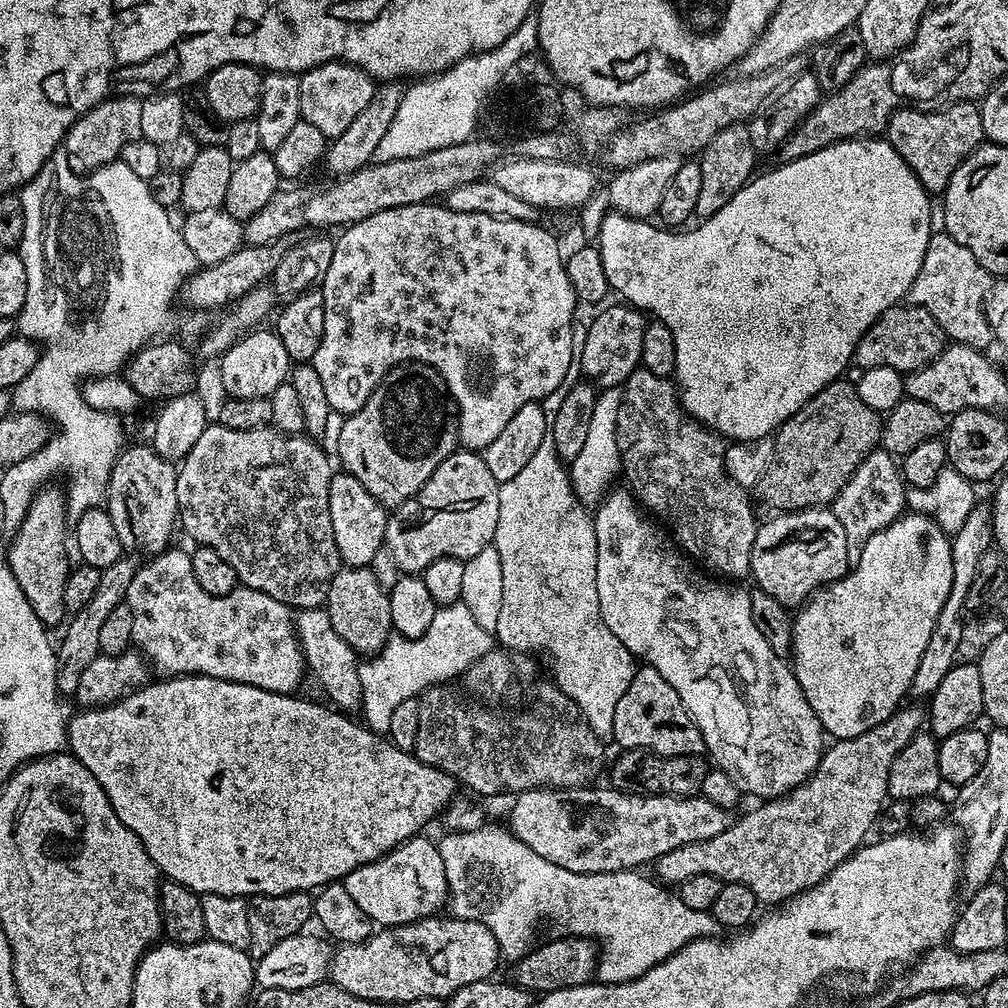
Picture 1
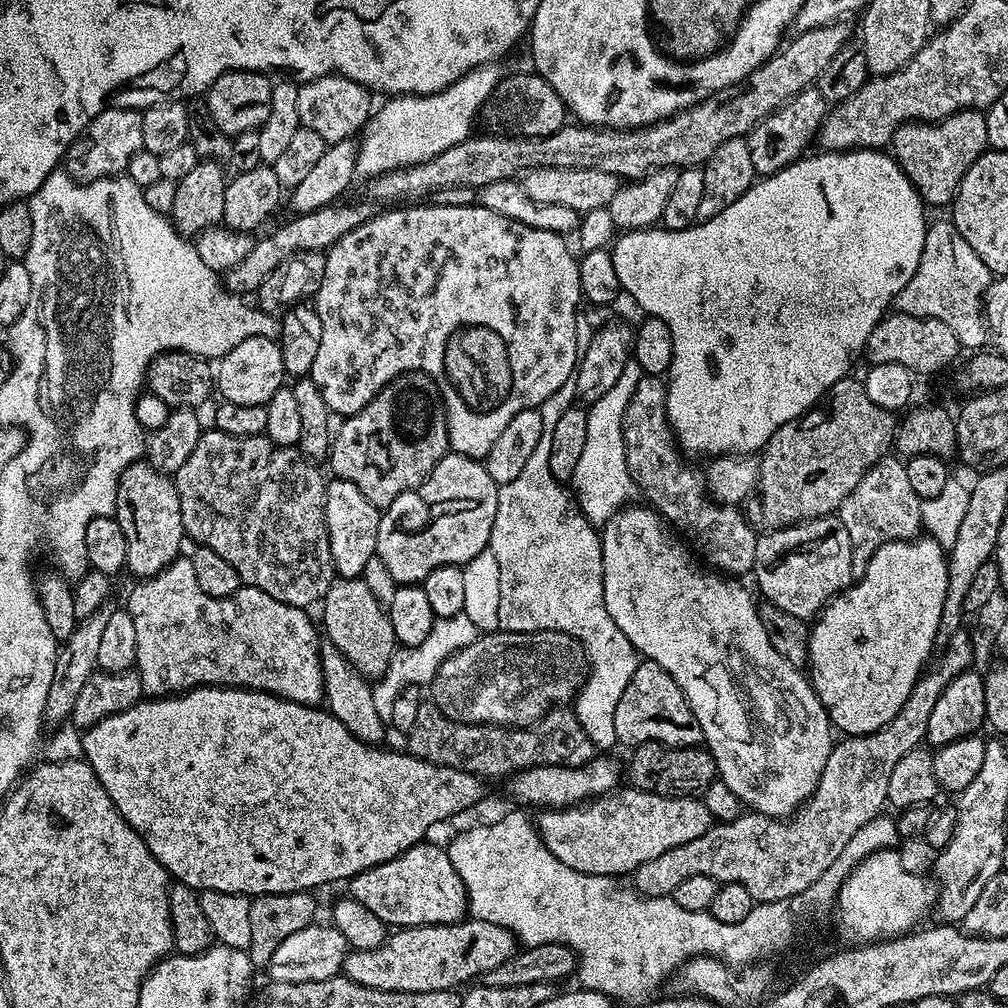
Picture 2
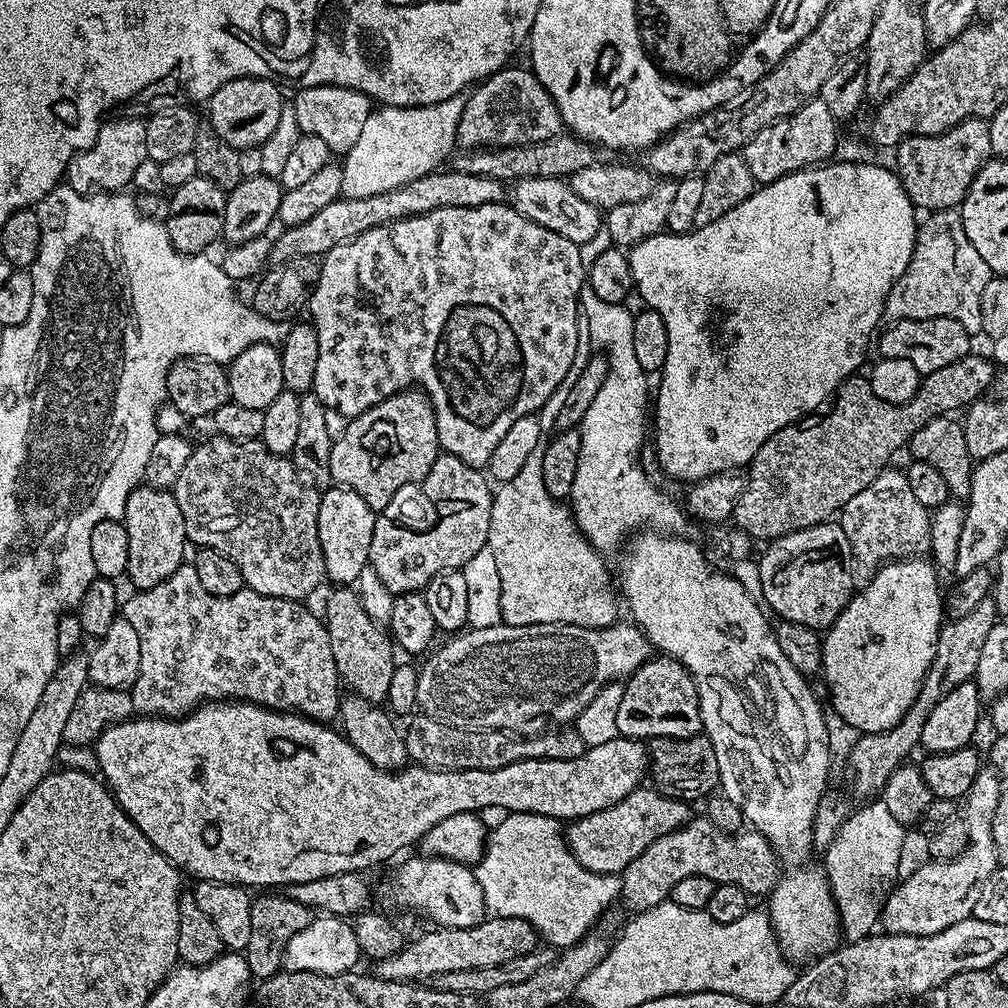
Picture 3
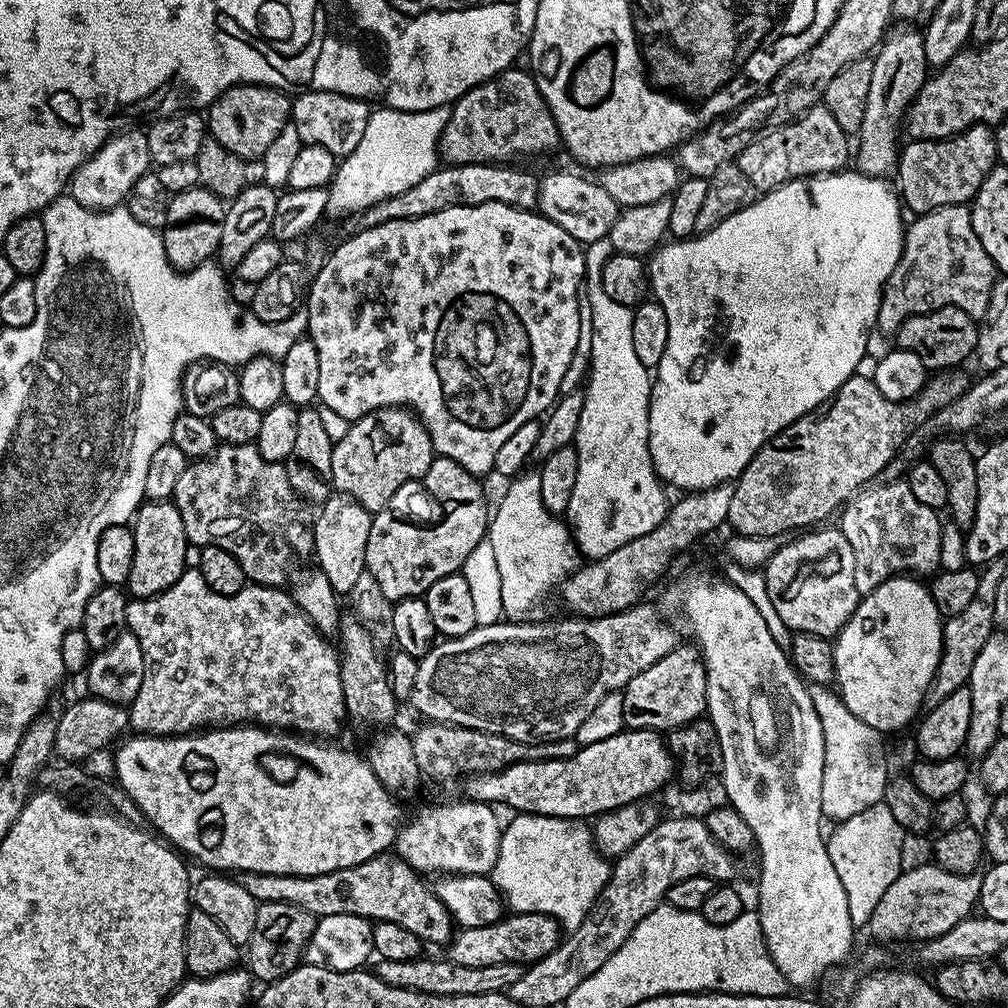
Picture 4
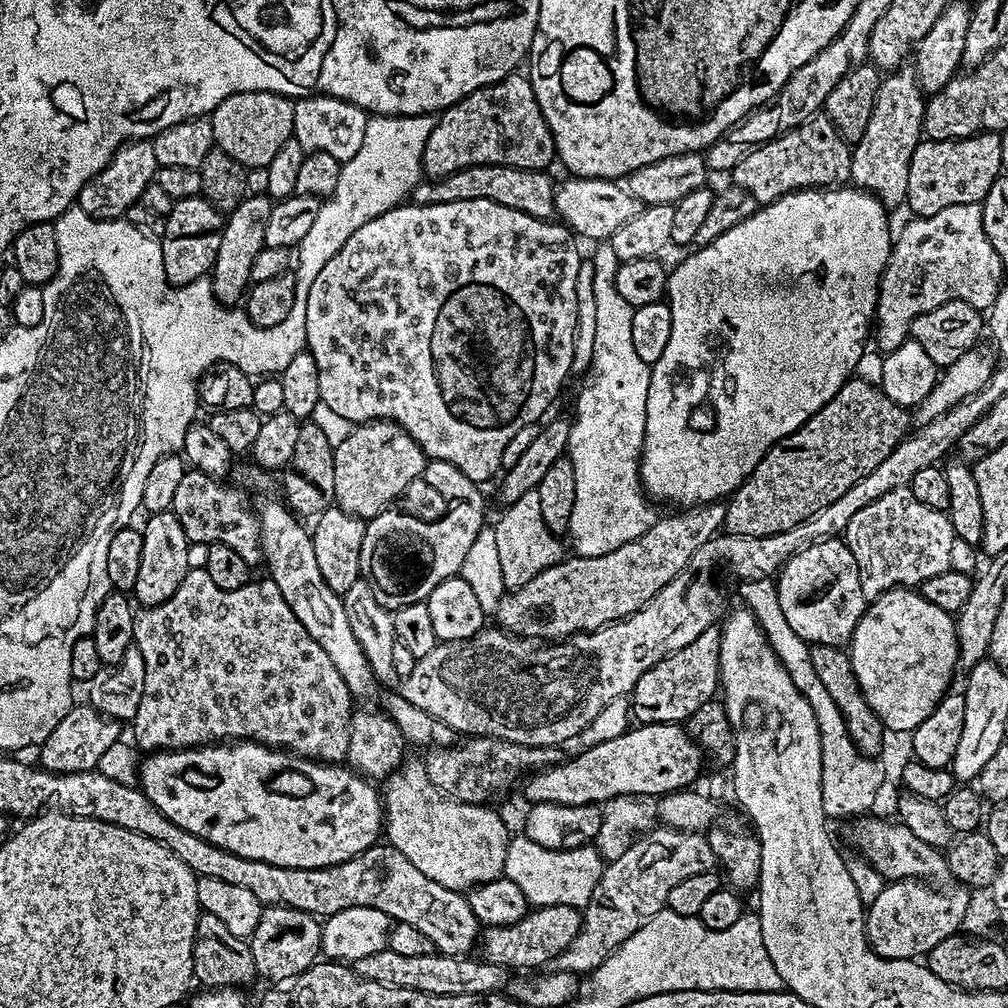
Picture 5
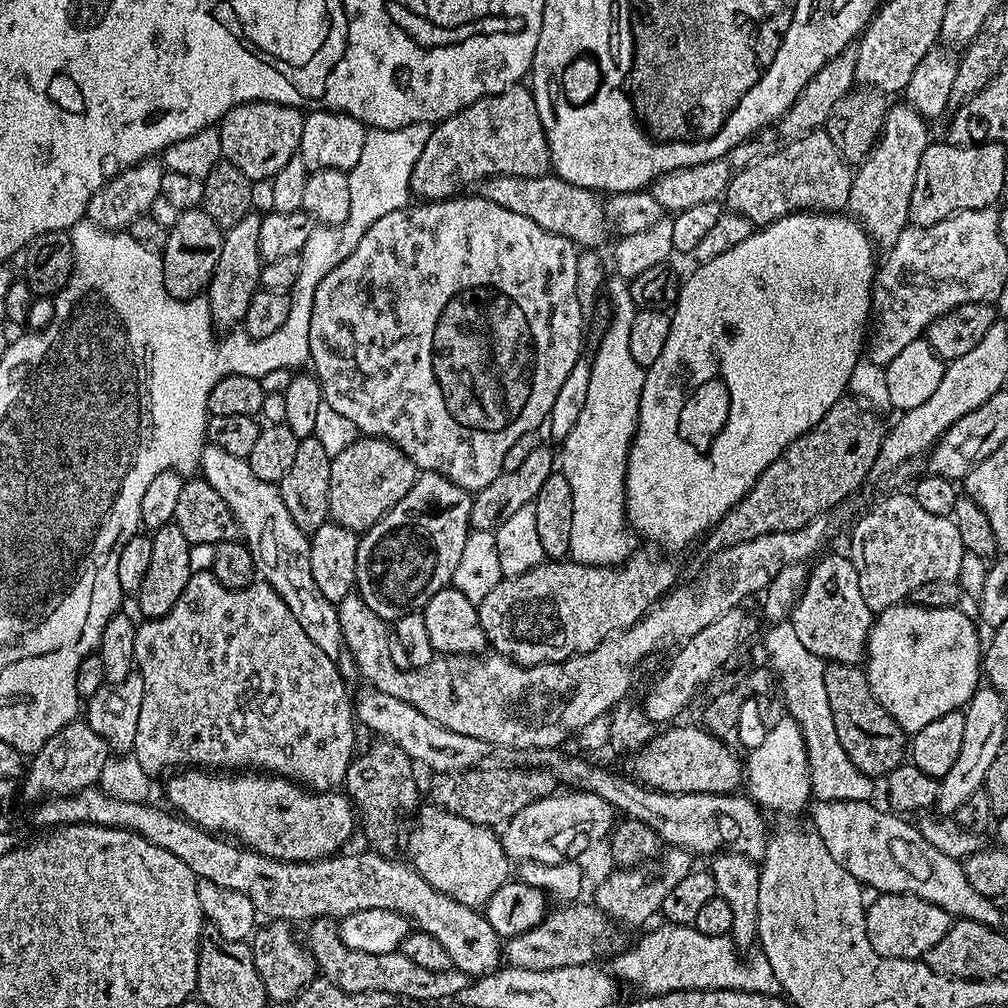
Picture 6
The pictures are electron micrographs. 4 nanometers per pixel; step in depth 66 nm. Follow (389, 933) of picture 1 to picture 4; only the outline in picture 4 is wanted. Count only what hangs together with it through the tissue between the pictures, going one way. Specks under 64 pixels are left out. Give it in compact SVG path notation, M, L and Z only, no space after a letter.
M518 912L508 914L490 926L474 926L457 931L446 948L447 959L453 960L458 966L498 966L498 962L514 962L515 964L537 964L546 954L550 954L560 945L562 929L560 923L546 914Z

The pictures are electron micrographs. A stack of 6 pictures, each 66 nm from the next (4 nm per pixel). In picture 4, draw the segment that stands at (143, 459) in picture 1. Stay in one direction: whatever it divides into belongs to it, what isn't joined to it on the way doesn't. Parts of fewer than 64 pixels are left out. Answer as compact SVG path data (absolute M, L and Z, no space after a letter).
M148 500L140 505L131 530L134 534L134 566L130 568L127 591L137 600L162 594L167 588L174 586L178 578L182 578L189 563L190 545L182 526L182 514L178 514L175 503Z

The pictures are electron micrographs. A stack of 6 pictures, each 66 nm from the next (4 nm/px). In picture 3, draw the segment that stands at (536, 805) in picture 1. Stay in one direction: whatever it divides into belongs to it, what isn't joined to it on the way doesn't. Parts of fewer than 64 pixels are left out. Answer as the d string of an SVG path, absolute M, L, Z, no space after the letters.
M648 786L638 787L616 805L612 805L608 809L598 810L588 817L571 821L566 828L568 849L572 851L574 858L586 870L605 874L623 873L624 868L630 866L630 862L634 862L634 858L638 858L638 854L642 854L642 850L646 850L646 846L650 846L650 842L662 838L662 834L670 834L687 824L690 819L688 808L689 805L683 800L663 796Z

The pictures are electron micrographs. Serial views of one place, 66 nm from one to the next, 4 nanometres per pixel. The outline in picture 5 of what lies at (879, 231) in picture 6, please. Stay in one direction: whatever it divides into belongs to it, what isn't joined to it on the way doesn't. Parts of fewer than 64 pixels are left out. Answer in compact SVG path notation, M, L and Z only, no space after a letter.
M911 67L889 71L880 81L870 122L866 122L866 134L852 148L851 183L875 196L885 209L893 210L899 204L901 207L908 199L910 158L922 139L925 103L925 93L920 91Z

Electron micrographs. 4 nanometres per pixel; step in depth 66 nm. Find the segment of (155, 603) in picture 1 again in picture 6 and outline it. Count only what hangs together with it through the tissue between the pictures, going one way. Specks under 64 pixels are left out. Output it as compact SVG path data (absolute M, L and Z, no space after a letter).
M196 570L193 571L190 582L186 582L186 590L182 590L182 598L174 602L172 609L165 616L148 618L143 623L137 627L134 638L136 668L142 674L144 693L142 694L142 714L138 714L138 734L134 734L132 752L148 776L157 778L162 775L163 777L169 770L176 770L181 766L244 764L240 766L255 766L260 770L273 768L276 771L273 773L316 790L336 790L343 785L354 755L352 747L356 744L356 728L358 729L357 721L354 719L353 697L350 692L348 696L348 688L344 685L339 670L336 669L337 661L331 660L322 650L318 650L318 646L314 646L314 642L310 642L306 630L298 626L298 618L290 614L290 606L282 602L280 595L269 584L253 582L246 588L227 588L212 577L211 571Z

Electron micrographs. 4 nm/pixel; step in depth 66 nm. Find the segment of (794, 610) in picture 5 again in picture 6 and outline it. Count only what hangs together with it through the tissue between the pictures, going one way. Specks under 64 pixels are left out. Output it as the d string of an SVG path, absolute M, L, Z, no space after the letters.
M824 556L807 573L804 589L792 606L790 623L802 646L825 662L859 665L865 659L874 613L858 586L858 570L844 556Z

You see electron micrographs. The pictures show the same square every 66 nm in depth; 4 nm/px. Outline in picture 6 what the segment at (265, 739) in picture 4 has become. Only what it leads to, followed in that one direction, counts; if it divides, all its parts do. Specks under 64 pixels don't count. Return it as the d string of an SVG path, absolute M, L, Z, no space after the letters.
M188 766L169 775L167 803L199 828L207 828L213 834L227 834L252 851L275 860L321 860L324 856L339 853L345 847L343 844L351 838L352 827L357 827L358 816L353 801L343 791L309 790L287 778L267 780L264 777L267 775L256 770L241 771L244 772L241 776L231 776L228 772L231 771Z

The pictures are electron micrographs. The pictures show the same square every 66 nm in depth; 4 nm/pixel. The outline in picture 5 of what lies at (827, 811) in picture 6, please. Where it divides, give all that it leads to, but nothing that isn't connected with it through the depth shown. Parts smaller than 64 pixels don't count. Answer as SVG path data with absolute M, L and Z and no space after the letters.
M860 818L853 823L856 825L852 828L852 844L860 851L857 853L871 864L885 881L937 882L936 880L945 879L948 876L948 862L941 849L926 846L926 842L914 838L914 834L910 834L910 830L906 830L906 826L902 823L887 824L884 820L868 819L872 818Z

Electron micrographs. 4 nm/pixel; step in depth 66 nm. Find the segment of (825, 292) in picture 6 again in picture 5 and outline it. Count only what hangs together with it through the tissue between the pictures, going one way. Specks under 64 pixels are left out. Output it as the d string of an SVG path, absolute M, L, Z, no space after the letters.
M840 186L835 190L801 190L799 192L791 192L782 198L778 198L772 204L765 204L759 210L752 213L738 226L734 226L734 230L728 230L726 234L722 234L722 238L716 238L714 242L710 242L704 248L696 248L692 253L681 262L675 269L674 267L668 274L668 290L666 293L666 302L670 306L670 342L666 342L666 350L662 350L662 358L658 358L658 362L654 362L650 367L650 388L648 397L646 398L646 422L644 430L644 445L640 449L640 483L647 495L653 501L656 500L673 500L674 503L680 504L681 509L688 509L701 504L711 504L713 502L723 501L732 495L740 484L754 470L754 466L758 466L758 462L762 462L762 458L775 446L782 438L786 438L794 430L798 430L809 420L815 412L822 410L822 406L826 406L826 402L830 402L830 398L834 398L834 394L838 394L838 390L850 379L855 373L858 366L858 358L862 358L862 354L866 351L864 339L869 339L870 329L874 324L876 315L876 295L880 292L880 279L884 273L884 268L888 264L888 259L892 253L894 243L893 233L888 233L888 216L883 204L855 186Z

